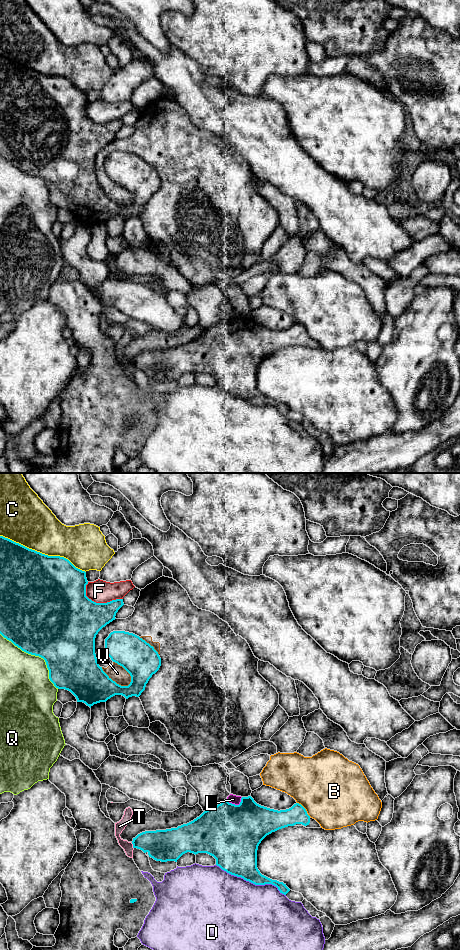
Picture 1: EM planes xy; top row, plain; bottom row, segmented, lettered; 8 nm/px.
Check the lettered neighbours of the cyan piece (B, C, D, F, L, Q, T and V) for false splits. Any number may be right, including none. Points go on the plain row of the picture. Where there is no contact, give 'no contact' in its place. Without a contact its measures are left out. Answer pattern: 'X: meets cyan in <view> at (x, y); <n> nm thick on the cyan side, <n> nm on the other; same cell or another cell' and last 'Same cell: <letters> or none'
B: meets cyan in xy at (303, 327); 160 nm thick on the cyan side, 500 nm on the other; another cell
C: meets cyan in xy at (43, 74); 500 nm thick on the cyan side, 360 nm on the other; another cell
D: meets cyan in xy at (251, 402); 320 nm thick on the cyan side, 500 nm on the other; another cell
F: meets cyan in xy at (99, 123); 440 nm thick on the cyan side, 190 nm on the other; another cell
L: meets cyan in xy at (234, 324); 460 nm thick on the cyan side, 70 nm on the other; same cell
Q: meets cyan in xy at (37, 175); 500 nm thick on the cyan side, 400 nm on the other; another cell
T: meets cyan in xy at (133, 366); 260 nm thick on the cyan side, 80 nm on the other; another cell
V: meets cyan in xy at (114, 201); 320 nm thick on the cyan side, 140 nm on the other; another cell
Same cell: L

